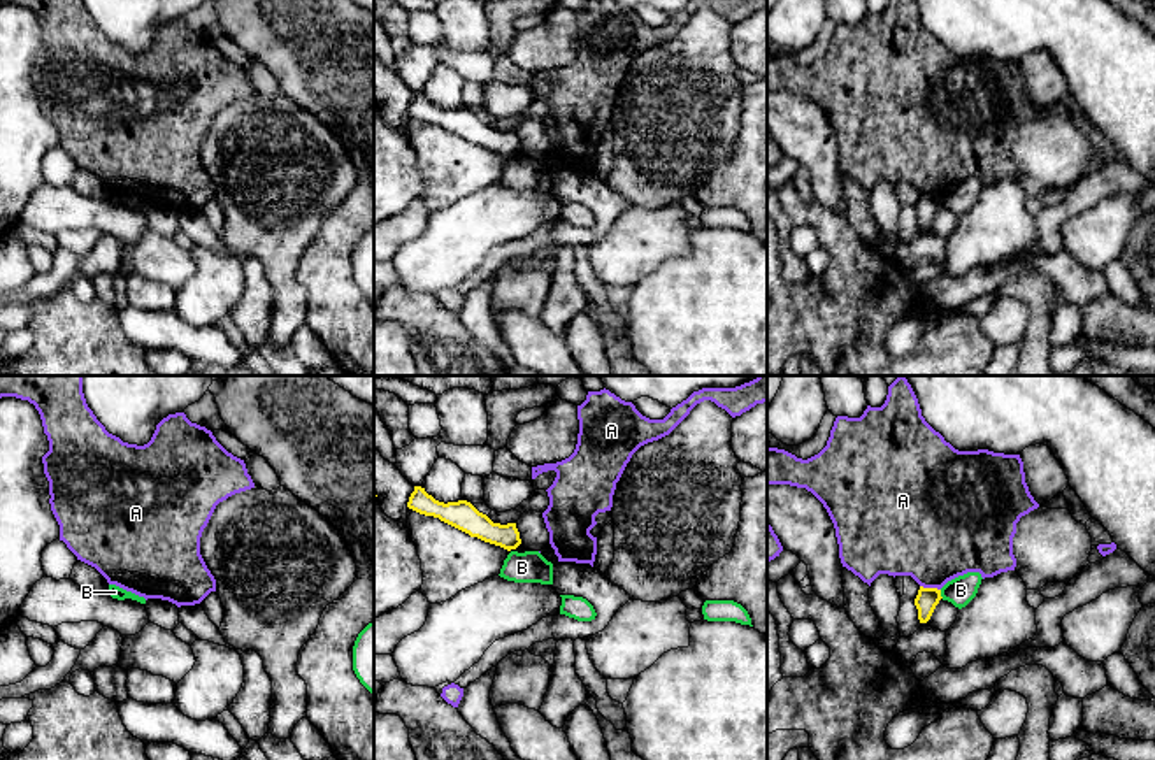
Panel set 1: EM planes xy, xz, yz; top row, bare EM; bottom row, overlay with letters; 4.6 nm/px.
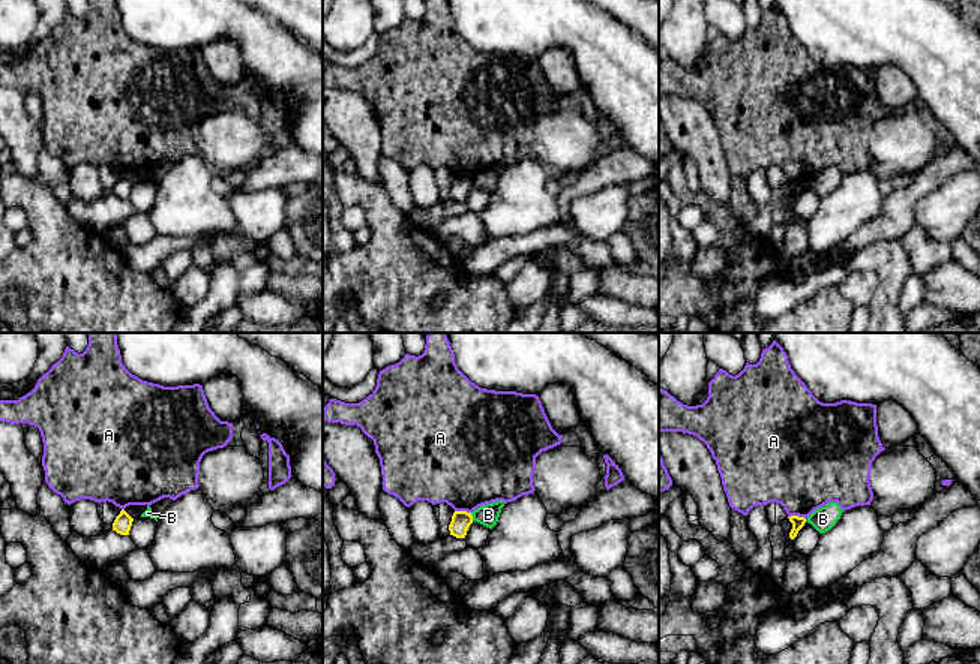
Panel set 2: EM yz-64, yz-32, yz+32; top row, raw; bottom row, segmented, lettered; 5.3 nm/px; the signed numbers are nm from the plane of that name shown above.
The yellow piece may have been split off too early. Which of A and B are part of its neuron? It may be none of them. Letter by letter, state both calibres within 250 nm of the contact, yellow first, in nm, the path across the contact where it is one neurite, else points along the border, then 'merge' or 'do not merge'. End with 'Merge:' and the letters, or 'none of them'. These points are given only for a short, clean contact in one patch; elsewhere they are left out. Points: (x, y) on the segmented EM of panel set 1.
A: 100 nm thick on the yellow side, 440 nm on the other; border along yz (920, 585), (939, 590); do not merge
B: 100 nm thick on the yellow side, 130 nm on the other; do not merge
Merge: none of them

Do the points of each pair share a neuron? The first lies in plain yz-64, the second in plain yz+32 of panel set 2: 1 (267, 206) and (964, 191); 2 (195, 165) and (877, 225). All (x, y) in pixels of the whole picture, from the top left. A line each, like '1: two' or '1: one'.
1: one
2: two

